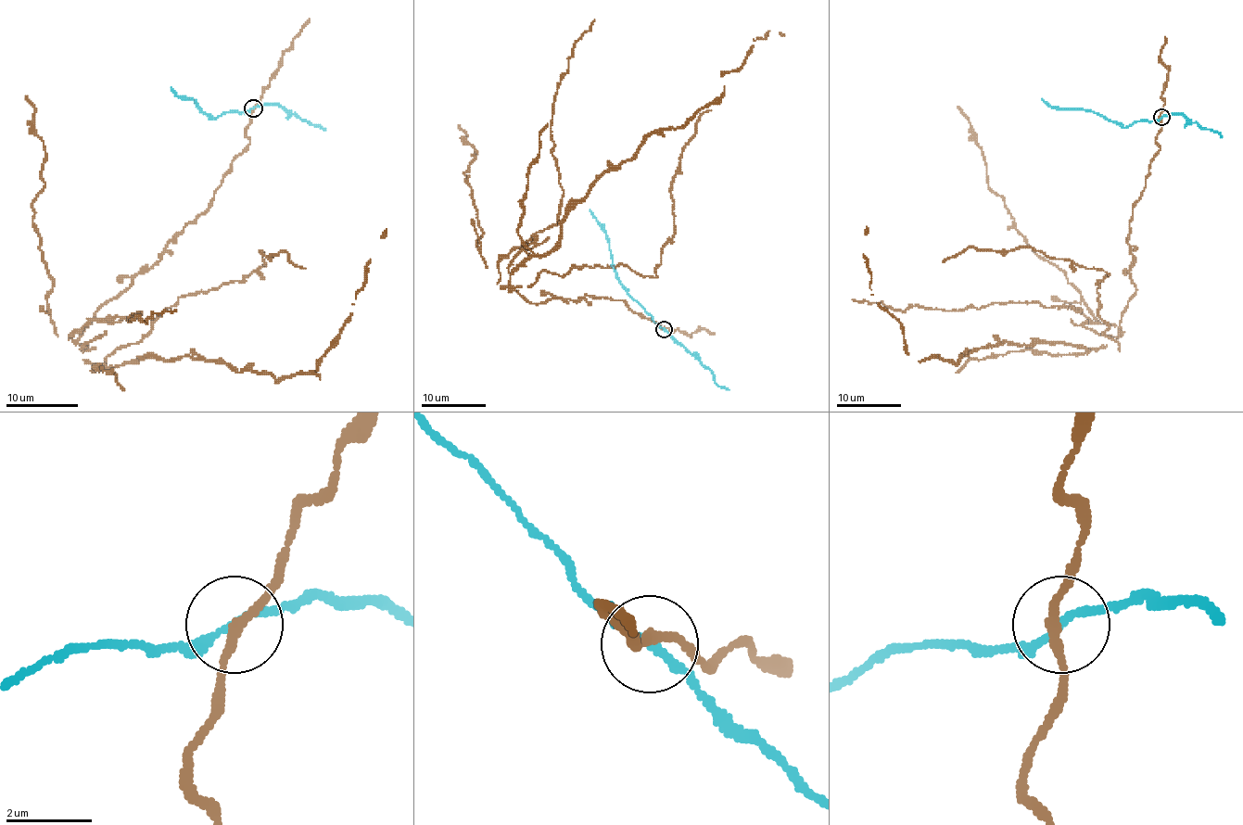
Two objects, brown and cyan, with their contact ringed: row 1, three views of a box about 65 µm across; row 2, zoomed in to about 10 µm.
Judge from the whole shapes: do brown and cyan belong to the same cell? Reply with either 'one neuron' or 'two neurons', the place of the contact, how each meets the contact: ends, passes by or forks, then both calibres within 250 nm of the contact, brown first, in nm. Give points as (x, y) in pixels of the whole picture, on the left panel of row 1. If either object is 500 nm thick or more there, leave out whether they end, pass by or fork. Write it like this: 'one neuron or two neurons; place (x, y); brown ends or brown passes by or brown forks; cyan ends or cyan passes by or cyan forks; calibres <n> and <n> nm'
two neurons; place (253, 107); brown passes by; cyan passes by; calibres 200 and 170 nm

